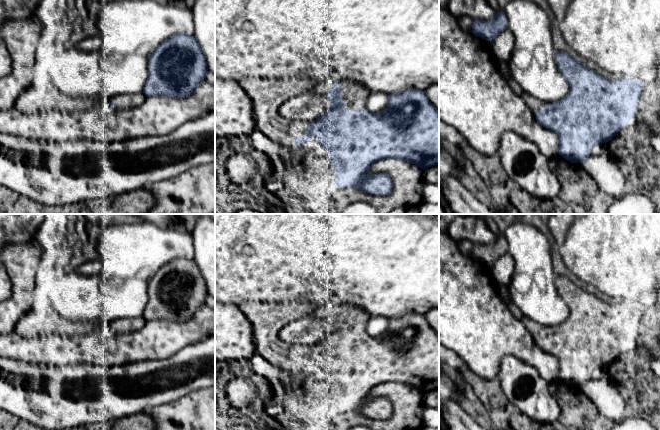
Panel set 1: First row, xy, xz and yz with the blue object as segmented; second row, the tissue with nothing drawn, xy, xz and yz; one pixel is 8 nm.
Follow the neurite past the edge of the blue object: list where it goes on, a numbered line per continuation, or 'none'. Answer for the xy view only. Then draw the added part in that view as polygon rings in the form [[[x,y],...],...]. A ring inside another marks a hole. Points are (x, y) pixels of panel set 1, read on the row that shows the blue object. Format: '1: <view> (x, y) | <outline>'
1: xy (124, 101) | [[[143,92],[136,94],[122,94],[114,96],[110,99],[110,102],[115,102],[117,104],[117,109],[128,109],[141,105],[145,98],[146,96]]]

